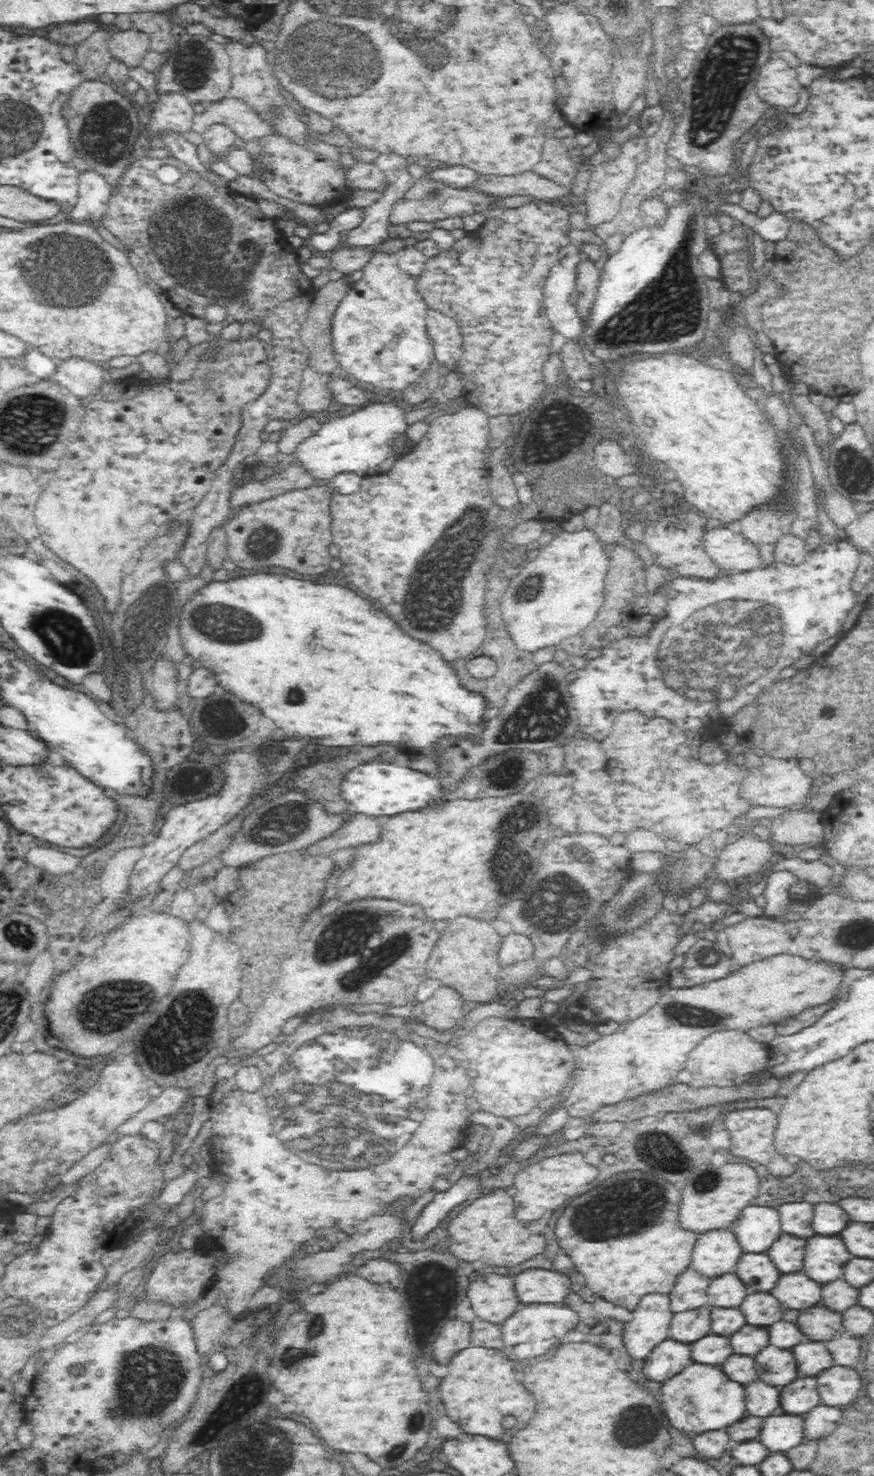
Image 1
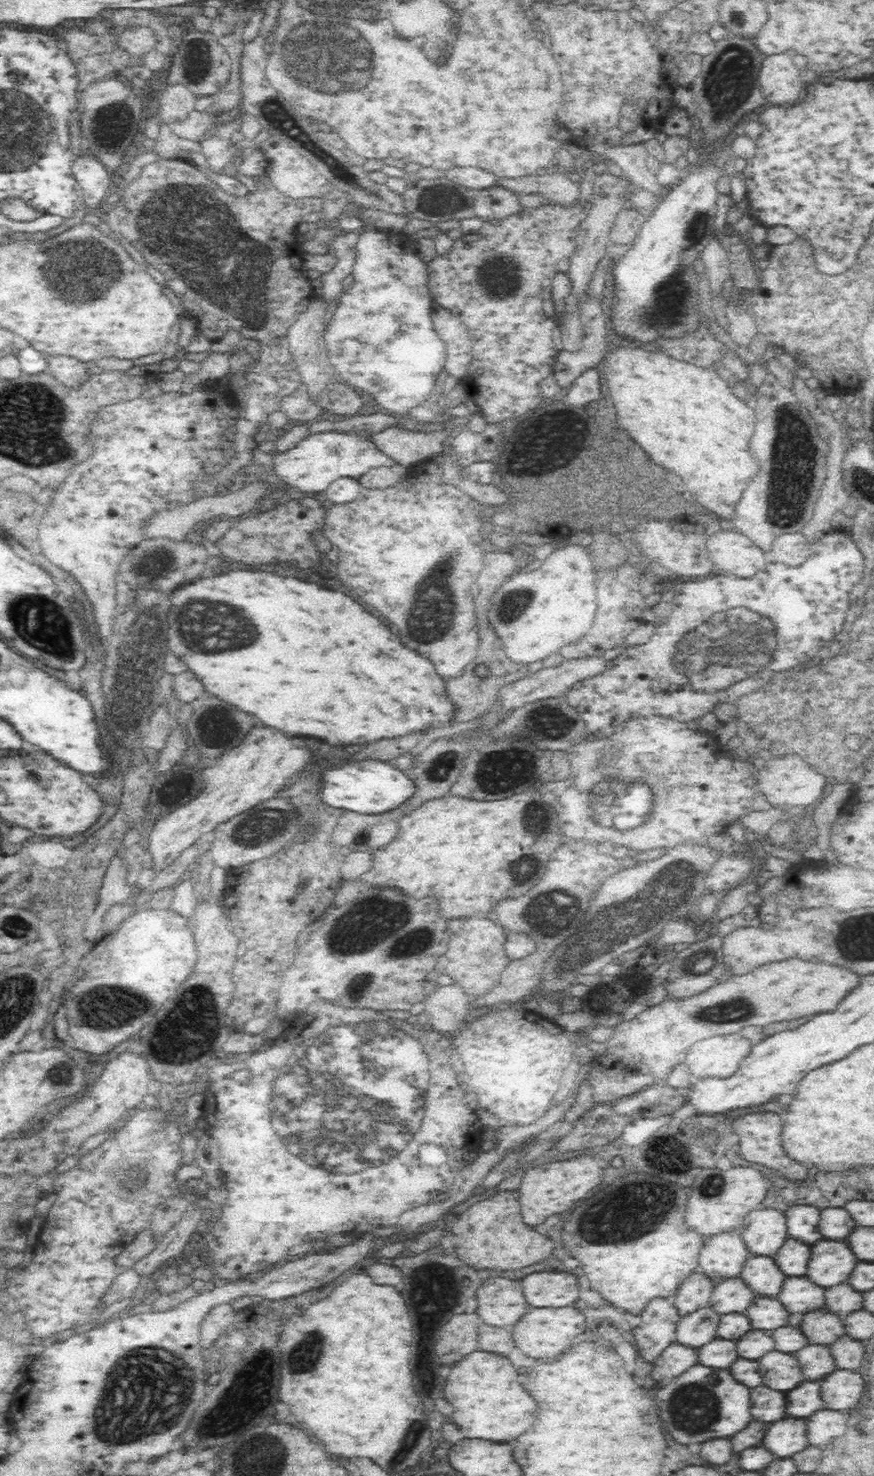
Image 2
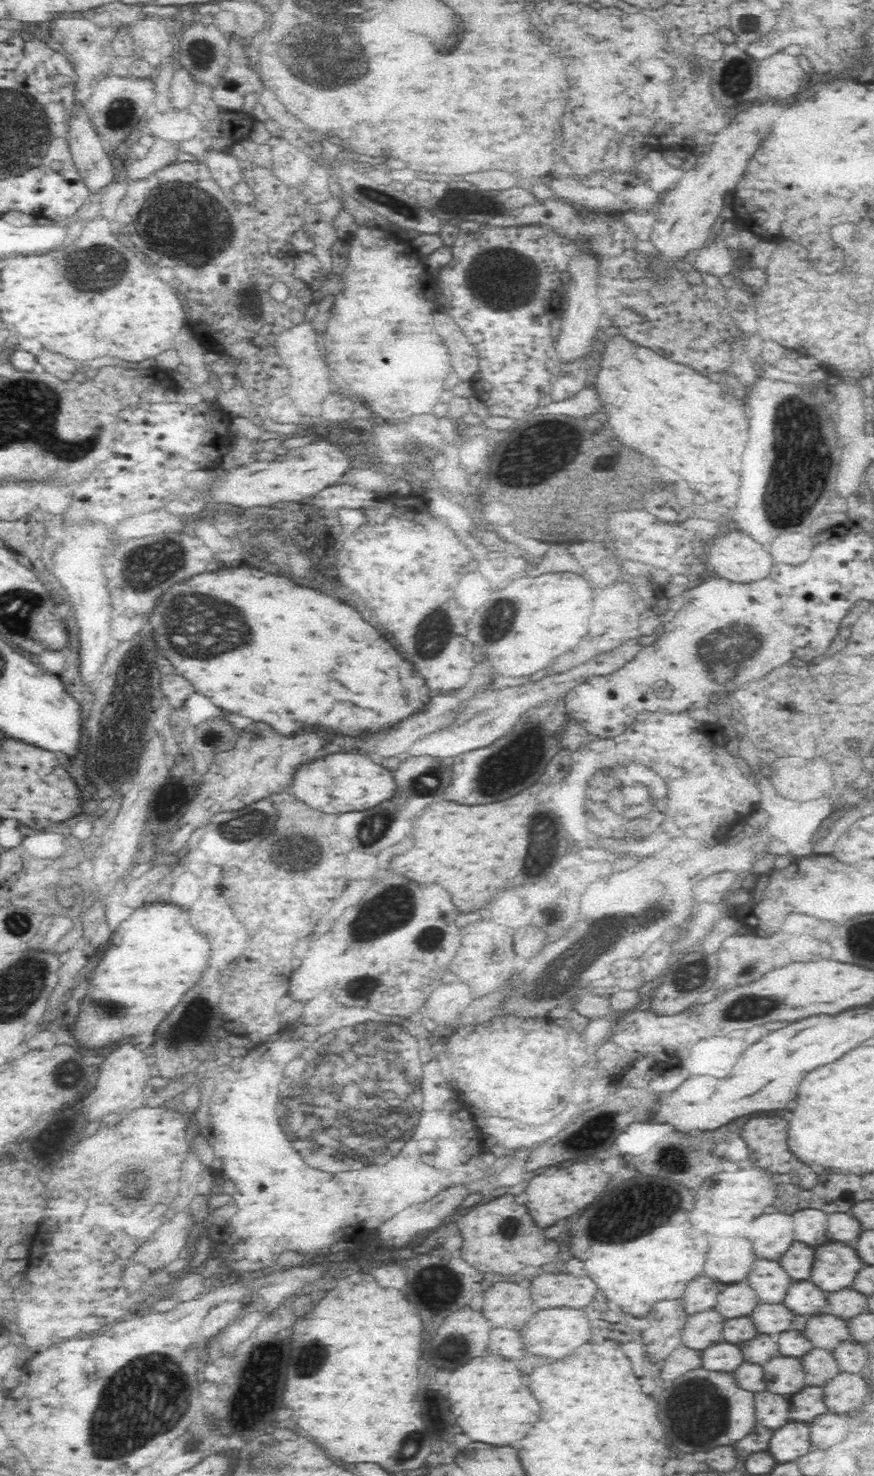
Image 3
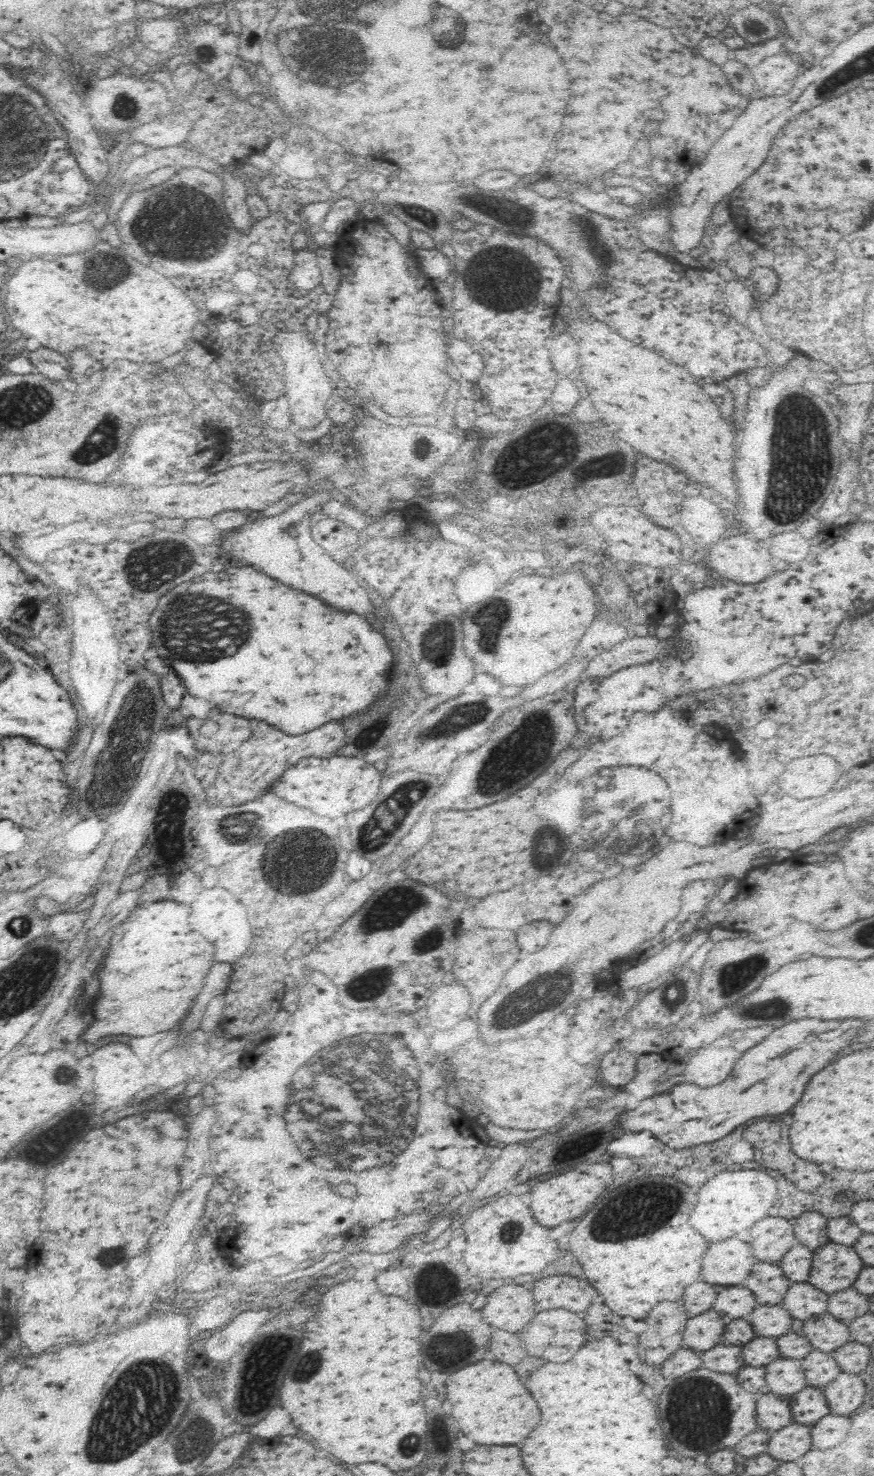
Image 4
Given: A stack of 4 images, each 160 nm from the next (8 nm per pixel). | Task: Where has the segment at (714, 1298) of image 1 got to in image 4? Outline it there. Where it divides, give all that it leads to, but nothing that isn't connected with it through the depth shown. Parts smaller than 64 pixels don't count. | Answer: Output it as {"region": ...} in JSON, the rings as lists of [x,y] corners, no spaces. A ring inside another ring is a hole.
{"region":[[[742,1286],[724,1288],[718,1300],[714,1302],[714,1310],[718,1314],[726,1314],[726,1318],[744,1318],[756,1308],[756,1296]]]}

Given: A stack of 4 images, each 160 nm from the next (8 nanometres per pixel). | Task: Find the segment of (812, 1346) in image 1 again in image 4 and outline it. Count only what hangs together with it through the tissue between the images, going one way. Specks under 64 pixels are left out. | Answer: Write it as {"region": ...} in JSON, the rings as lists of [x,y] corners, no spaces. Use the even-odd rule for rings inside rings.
{"region":[[[813,1350],[801,1359],[808,1376],[808,1386],[823,1388],[840,1373],[840,1367],[831,1353]]]}

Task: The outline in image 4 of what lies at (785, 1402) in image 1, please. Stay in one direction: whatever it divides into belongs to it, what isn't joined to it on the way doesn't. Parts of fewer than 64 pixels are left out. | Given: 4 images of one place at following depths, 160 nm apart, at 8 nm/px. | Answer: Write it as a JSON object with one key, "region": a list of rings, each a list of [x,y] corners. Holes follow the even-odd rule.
{"region":[[[804,1387],[789,1397],[791,1418],[797,1423],[811,1426],[823,1416],[831,1414],[821,1387]]]}

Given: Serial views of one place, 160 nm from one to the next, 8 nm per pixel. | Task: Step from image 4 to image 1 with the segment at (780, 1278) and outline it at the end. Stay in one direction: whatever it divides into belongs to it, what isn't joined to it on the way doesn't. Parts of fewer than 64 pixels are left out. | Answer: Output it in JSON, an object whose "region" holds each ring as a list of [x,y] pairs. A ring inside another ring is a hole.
{"region":[[[745,1253],[736,1266],[734,1273],[742,1279],[750,1293],[770,1293],[770,1288],[774,1290],[782,1274],[766,1253]]]}

